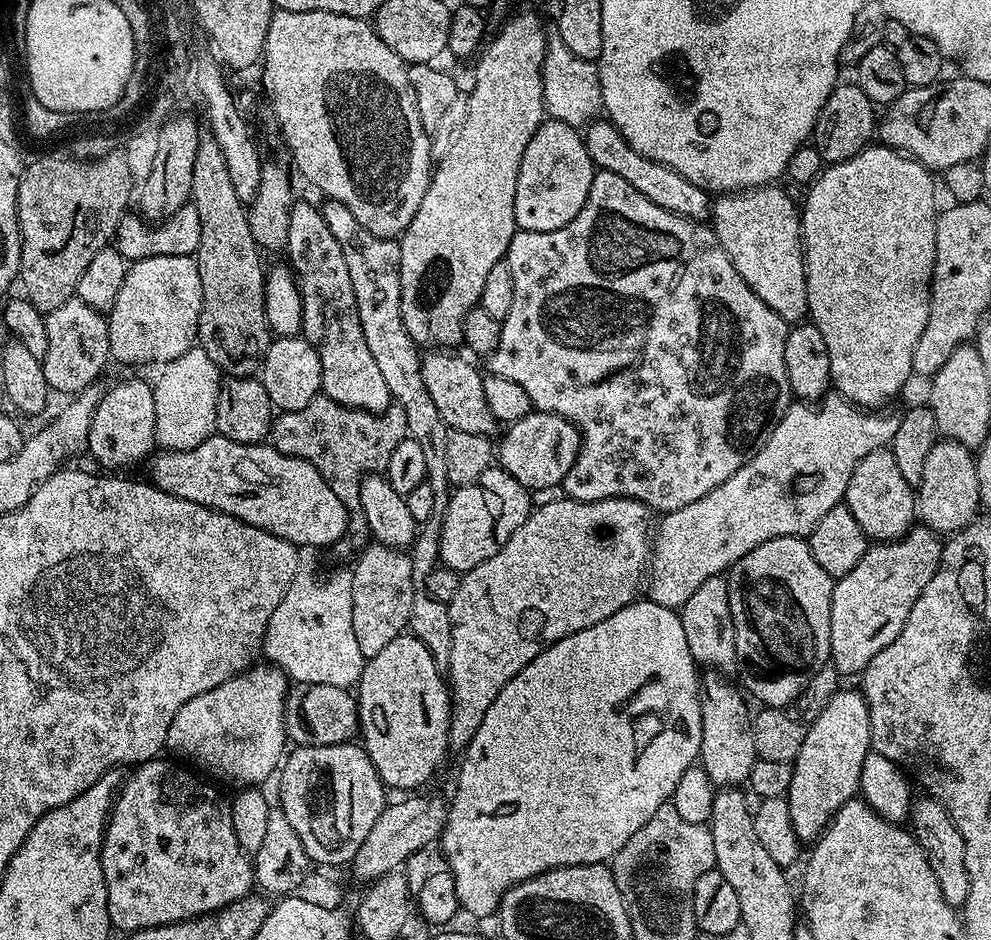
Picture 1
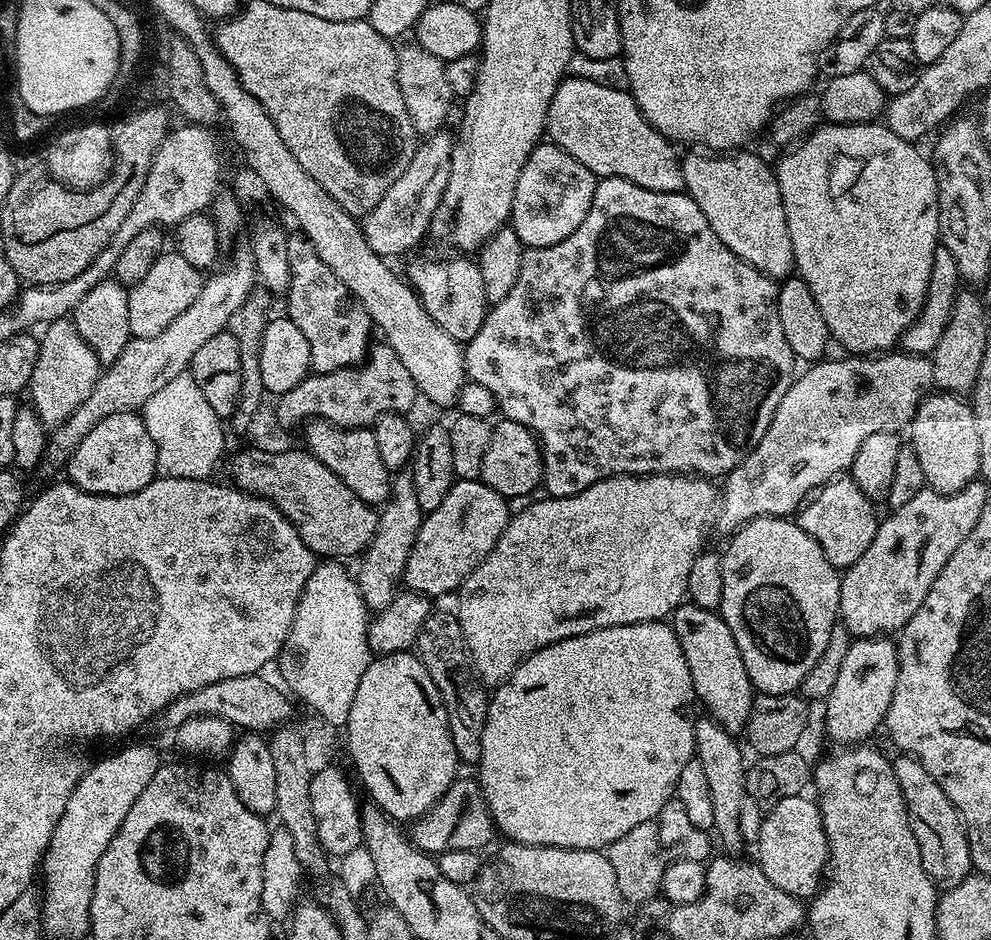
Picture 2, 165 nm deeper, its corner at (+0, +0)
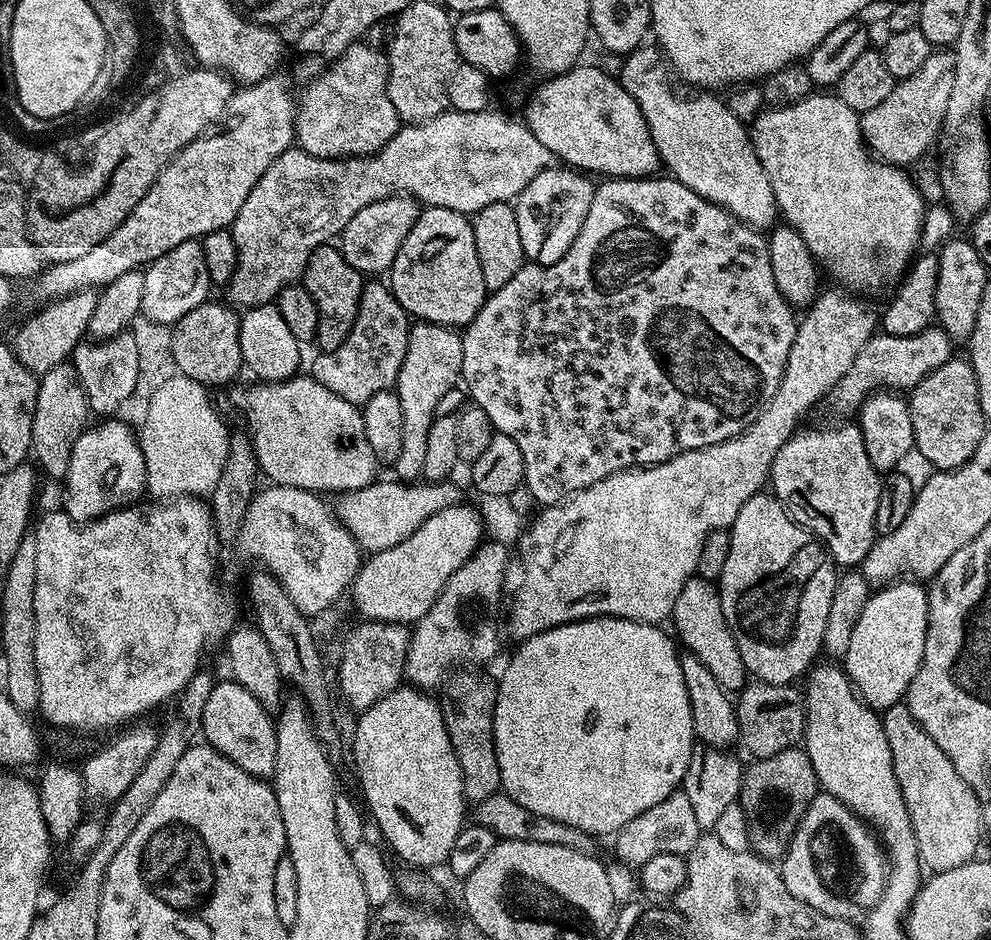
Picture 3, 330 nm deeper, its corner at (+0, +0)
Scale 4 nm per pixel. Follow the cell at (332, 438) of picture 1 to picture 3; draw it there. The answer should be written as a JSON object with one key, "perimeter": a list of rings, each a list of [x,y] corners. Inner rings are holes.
{"perimeter":[[[372,278],[365,283],[358,302],[358,314],[354,318],[354,326],[350,326],[350,334],[346,334],[346,342],[342,342],[338,350],[320,352],[310,368],[310,375],[322,386],[326,386],[326,390],[334,390],[338,398],[346,398],[346,402],[357,406],[363,406],[370,398],[374,398],[374,394],[395,389],[402,358],[406,358],[410,317],[408,311],[398,302],[398,298],[394,298],[391,287],[380,280],[383,279]]]}

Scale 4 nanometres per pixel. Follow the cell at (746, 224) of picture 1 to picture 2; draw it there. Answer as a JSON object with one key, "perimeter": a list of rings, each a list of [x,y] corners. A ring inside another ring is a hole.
{"perimeter":[[[732,150],[727,154],[689,152],[692,153],[688,157],[685,155],[680,162],[686,194],[698,202],[698,210],[706,214],[710,230],[714,230],[714,234],[718,234],[738,258],[773,280],[780,282],[793,275],[790,230],[786,226],[782,190],[773,165],[764,162],[752,150]]]}

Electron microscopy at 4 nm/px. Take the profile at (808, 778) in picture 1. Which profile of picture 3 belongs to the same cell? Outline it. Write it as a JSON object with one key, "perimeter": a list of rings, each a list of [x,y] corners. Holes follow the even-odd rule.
{"perimeter":[[[901,578],[891,584],[877,587],[862,606],[862,615],[854,625],[850,646],[842,657],[842,667],[852,681],[857,696],[870,708],[883,710],[901,703],[908,695],[910,682],[922,666],[922,654],[926,650],[926,626],[928,625],[928,588],[912,578]]]}

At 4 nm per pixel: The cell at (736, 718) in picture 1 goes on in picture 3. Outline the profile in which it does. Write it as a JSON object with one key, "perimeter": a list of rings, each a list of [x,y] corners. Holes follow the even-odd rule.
{"perimeter":[[[698,575],[691,576],[686,586],[682,586],[682,594],[678,594],[678,602],[674,602],[670,620],[671,623],[676,623],[675,635],[679,643],[687,651],[694,653],[698,662],[702,662],[702,666],[709,668],[710,674],[718,678],[718,686],[722,686],[730,694],[736,694],[749,683],[748,667],[742,662],[742,654],[726,622],[726,614],[722,614],[720,590],[713,581],[704,580]]]}

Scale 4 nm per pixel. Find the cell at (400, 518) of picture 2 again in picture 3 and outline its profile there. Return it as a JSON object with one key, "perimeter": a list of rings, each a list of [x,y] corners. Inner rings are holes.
{"perimeter":[[[416,322],[408,329],[406,358],[402,358],[402,366],[398,370],[394,389],[398,394],[398,402],[402,402],[402,450],[398,453],[394,465],[395,479],[401,482],[416,482],[424,475],[422,466],[426,463],[426,437],[430,434],[430,426],[436,421],[438,402],[445,396],[446,390],[457,387],[462,380],[460,371],[462,370],[463,341],[464,337],[457,329],[437,324]]]}

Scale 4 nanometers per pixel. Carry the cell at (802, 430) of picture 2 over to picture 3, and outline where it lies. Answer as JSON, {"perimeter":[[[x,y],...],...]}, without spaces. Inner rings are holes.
{"perimeter":[[[933,326],[922,330],[920,336],[907,336],[906,338],[894,338],[883,334],[874,334],[858,350],[858,358],[854,358],[854,366],[842,374],[842,378],[830,393],[832,408],[836,412],[855,413],[860,405],[867,401],[870,394],[877,390],[911,390],[915,388],[922,378],[926,378],[938,366],[953,359],[954,341],[940,329]]]}

